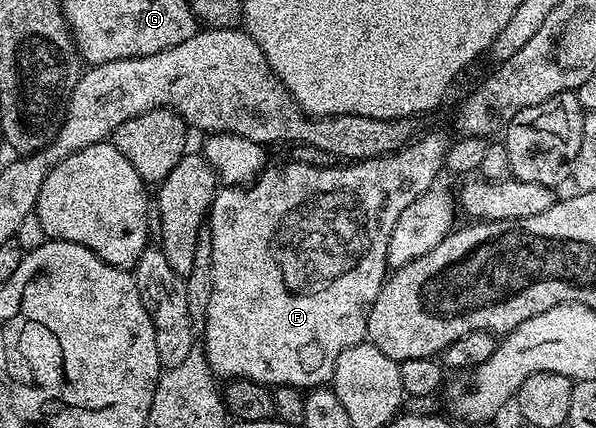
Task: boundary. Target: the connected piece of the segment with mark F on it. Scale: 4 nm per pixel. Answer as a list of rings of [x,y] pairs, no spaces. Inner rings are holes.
[[[425,134],[421,139],[410,141],[405,149],[396,154],[383,154],[380,158],[367,158],[363,162],[334,164],[331,166],[308,166],[302,162],[286,161],[286,166],[273,166],[261,171],[248,185],[223,186],[213,195],[213,206],[209,209],[207,228],[212,236],[212,292],[205,313],[203,349],[209,358],[209,367],[214,377],[232,380],[244,377],[268,386],[299,386],[302,388],[324,387],[333,381],[333,369],[340,356],[349,346],[358,346],[366,341],[369,310],[385,283],[390,269],[387,260],[387,240],[391,240],[391,228],[399,220],[399,212],[407,208],[420,194],[434,185],[437,173],[442,173],[445,154],[449,151],[450,139],[441,134]]]

